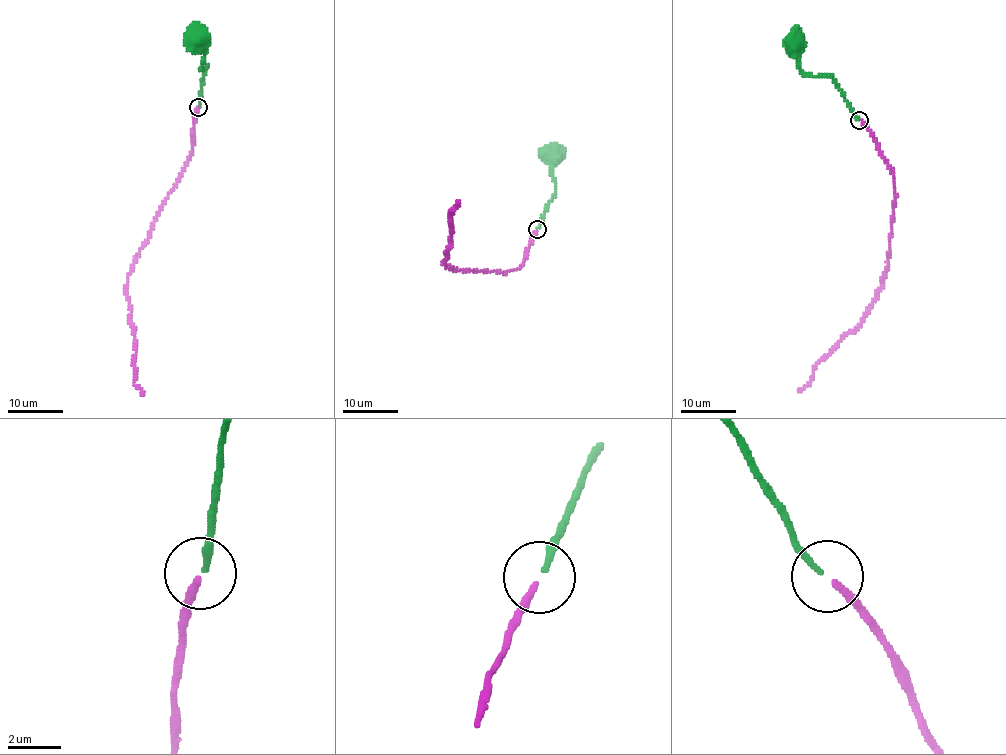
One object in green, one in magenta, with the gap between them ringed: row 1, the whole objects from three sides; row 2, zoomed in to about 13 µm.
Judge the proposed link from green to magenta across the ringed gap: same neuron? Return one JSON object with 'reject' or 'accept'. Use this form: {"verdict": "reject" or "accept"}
{"verdict": "accept"}

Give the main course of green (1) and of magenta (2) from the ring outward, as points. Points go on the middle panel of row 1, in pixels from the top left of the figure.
1: (537, 227), (554, 195), (552, 170), (557, 159), (553, 151), (550, 155)
2: (537, 230), (524, 261), (517, 268), (484, 272), (446, 266), (443, 262), (450, 238), (450, 211), (458, 200)

